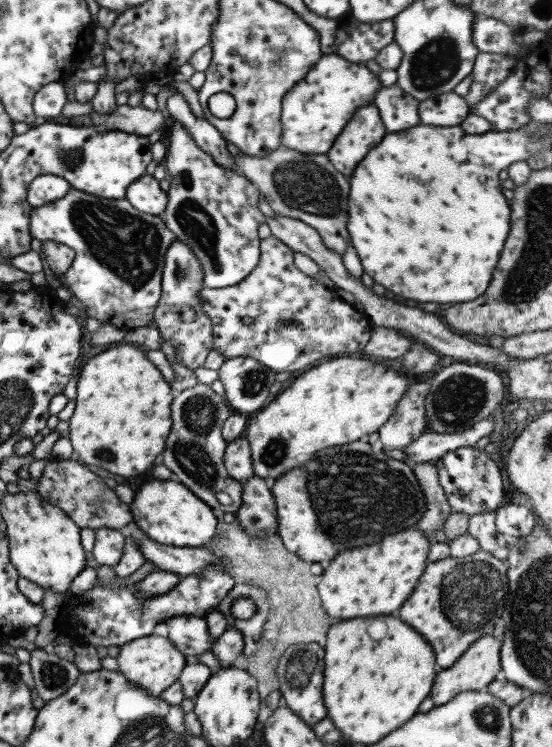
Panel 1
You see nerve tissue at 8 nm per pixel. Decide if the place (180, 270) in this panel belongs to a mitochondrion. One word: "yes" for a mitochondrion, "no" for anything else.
yes

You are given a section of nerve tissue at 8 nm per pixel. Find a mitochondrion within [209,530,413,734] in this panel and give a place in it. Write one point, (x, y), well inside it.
(298, 662)

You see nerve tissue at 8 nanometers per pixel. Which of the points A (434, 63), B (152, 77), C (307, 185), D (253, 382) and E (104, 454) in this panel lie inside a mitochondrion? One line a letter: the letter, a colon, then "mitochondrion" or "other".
A: mitochondrion
B: other
C: mitochondrion
D: mitochondrion
E: mitochondrion

